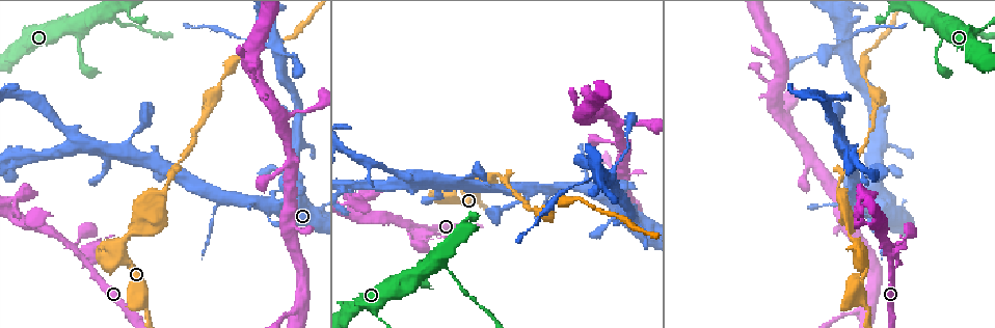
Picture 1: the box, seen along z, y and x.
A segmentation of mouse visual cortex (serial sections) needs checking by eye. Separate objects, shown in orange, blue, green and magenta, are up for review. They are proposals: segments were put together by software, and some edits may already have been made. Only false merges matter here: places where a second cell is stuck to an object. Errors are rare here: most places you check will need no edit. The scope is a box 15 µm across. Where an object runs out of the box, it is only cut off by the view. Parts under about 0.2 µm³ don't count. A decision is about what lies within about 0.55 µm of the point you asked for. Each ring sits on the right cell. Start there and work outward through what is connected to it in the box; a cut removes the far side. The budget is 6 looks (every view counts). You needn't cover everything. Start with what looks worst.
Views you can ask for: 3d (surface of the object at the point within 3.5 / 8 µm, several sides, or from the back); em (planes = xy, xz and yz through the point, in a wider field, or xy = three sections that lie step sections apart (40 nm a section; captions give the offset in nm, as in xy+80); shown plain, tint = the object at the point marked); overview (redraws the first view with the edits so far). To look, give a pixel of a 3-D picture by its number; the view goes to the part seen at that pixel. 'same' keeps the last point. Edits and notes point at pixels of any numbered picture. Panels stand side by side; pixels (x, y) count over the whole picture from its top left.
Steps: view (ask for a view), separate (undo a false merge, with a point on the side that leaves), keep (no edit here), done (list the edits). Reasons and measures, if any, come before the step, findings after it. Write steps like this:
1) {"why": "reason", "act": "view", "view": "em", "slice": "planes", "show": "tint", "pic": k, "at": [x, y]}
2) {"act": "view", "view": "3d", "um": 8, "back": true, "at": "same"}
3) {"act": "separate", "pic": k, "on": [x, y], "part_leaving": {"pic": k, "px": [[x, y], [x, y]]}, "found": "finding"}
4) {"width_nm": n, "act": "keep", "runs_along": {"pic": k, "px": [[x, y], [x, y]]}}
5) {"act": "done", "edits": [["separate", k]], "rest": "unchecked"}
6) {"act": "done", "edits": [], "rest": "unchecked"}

{"why": "sudden change in width", "act": "view", "view": "3d", "um": 3.5, "pic": 1, "at": [135, 235]}

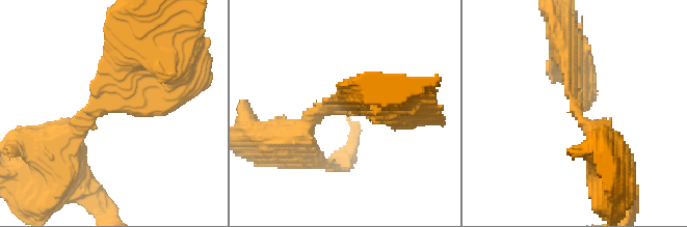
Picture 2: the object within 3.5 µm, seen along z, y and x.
{"act": "view", "view": "em", "slice": "planes", "show": "tint", "pic": 2, "at": [112, 108]}

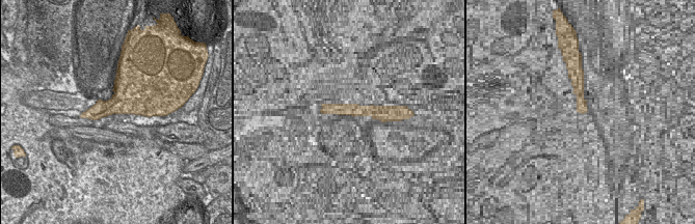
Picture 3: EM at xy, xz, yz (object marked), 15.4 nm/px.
{"act": "keep", "runs_along": {"pic": 2, "px": [[61, 140], [122, 102], [148, 51]]}, "found": "one cell here"}

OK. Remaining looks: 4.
{"why": "sharp bend", "act": "view", "view": "3d", "um": 3.5, "back": true, "pic": 1, "at": [409, 226]}

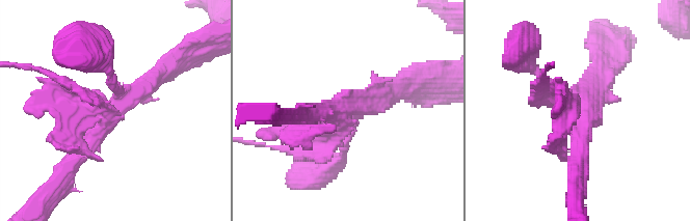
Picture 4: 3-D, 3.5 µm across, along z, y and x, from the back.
{"act": "view", "view": "em", "slice": "xy", "step": 2, "show": "tint", "pic": 4, "at": [121, 101]}

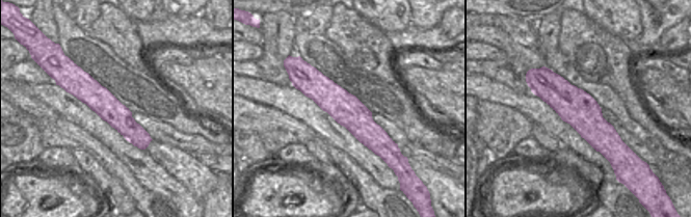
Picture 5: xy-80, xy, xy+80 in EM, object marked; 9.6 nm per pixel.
{"act": "keep", "runs_along": {"pic": 4, "px": [[74, 157], [128, 97], [177, 61]]}, "found": "all the same cell"}

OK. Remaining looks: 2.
{"act": "done", "edits": [], "rest": "unchecked"}

